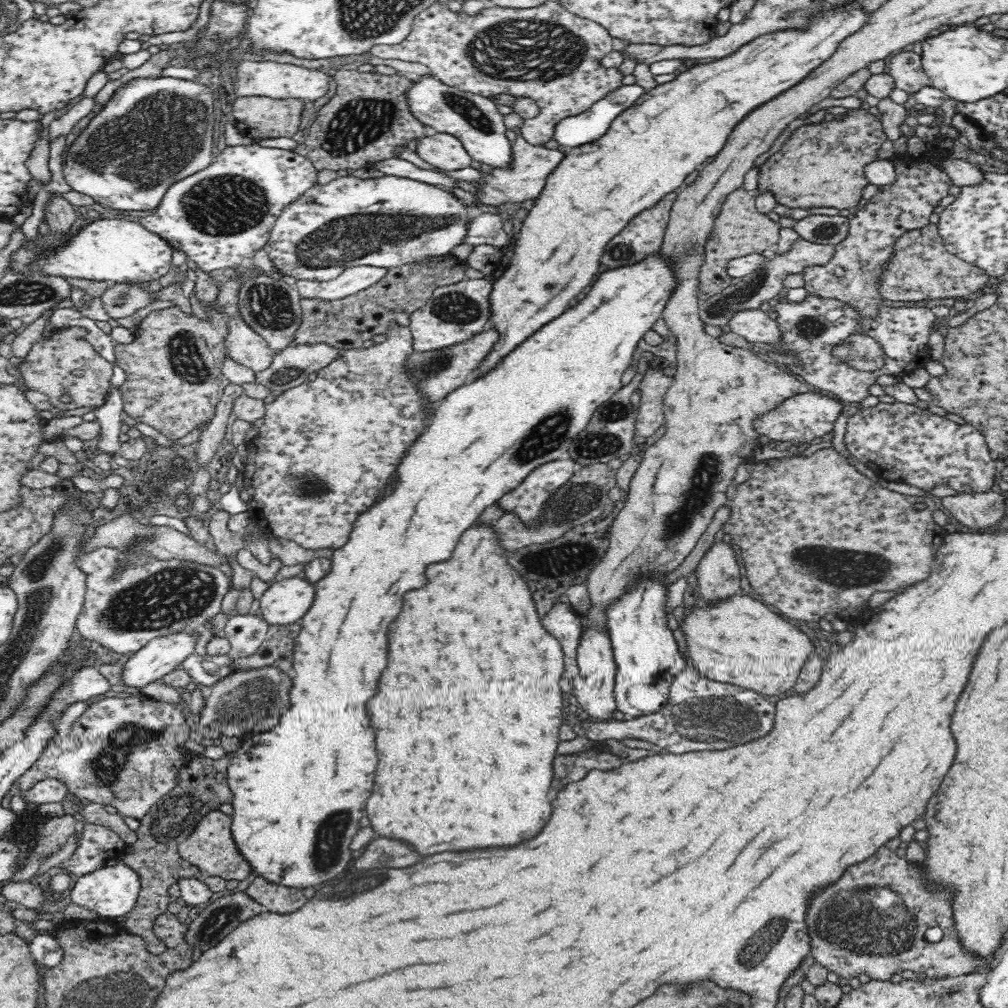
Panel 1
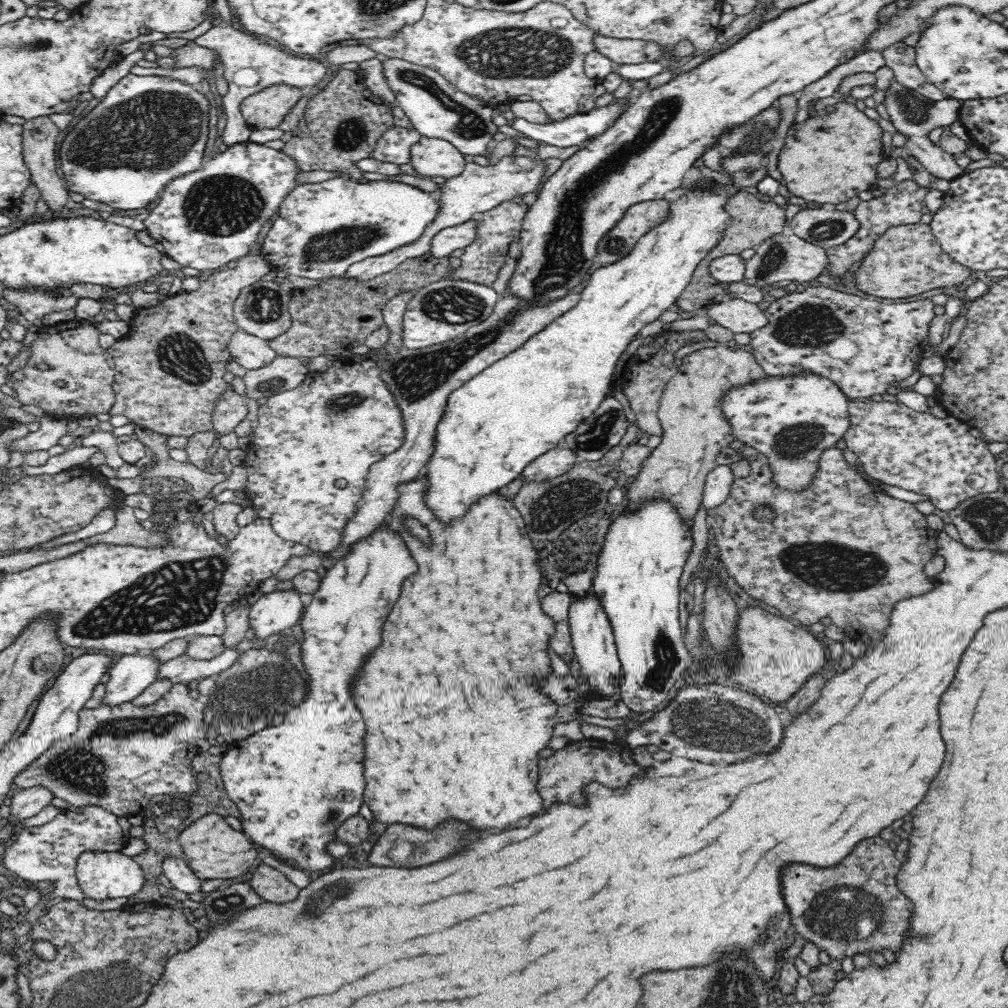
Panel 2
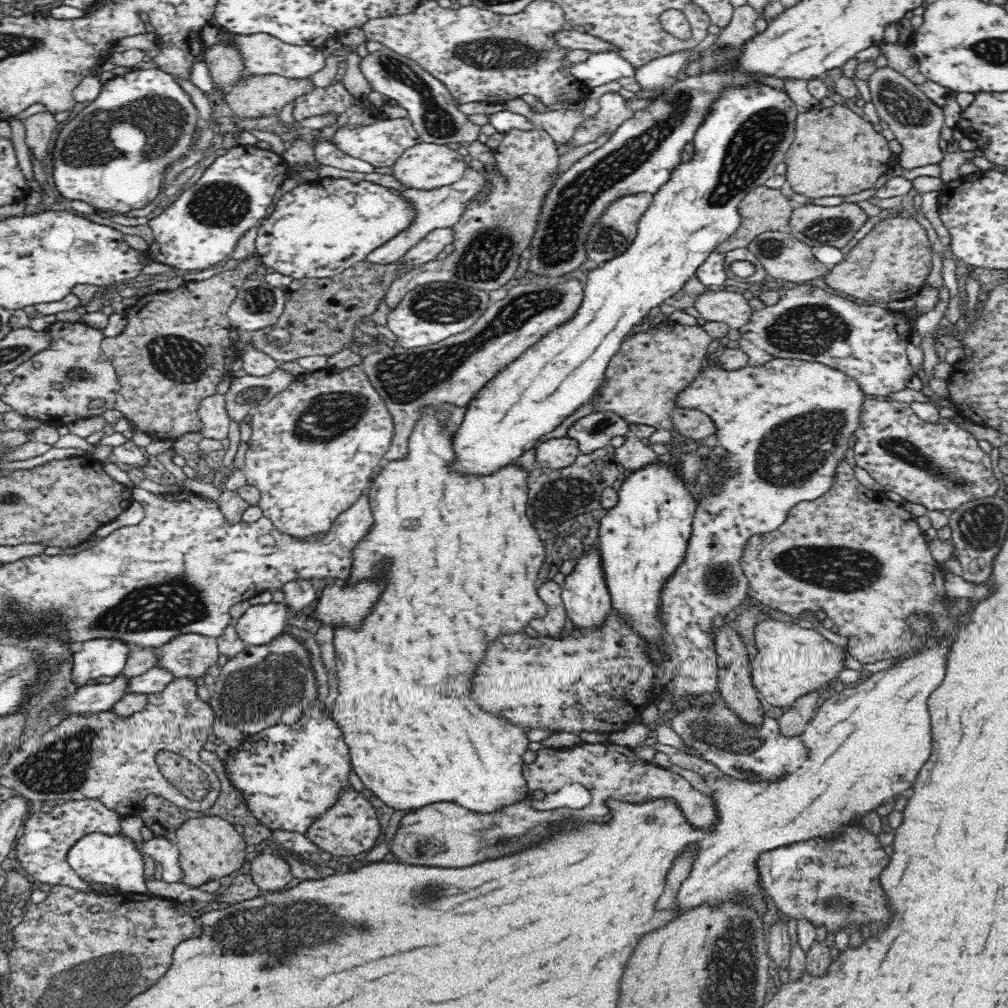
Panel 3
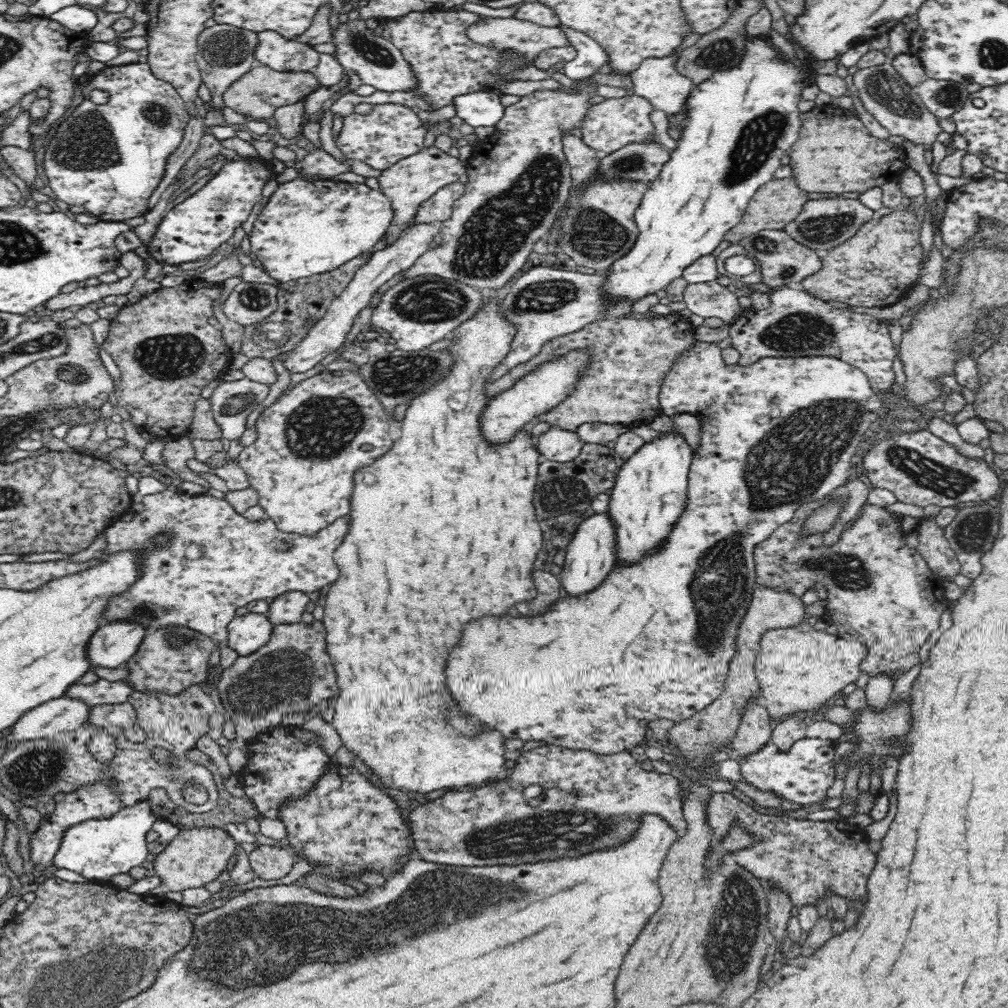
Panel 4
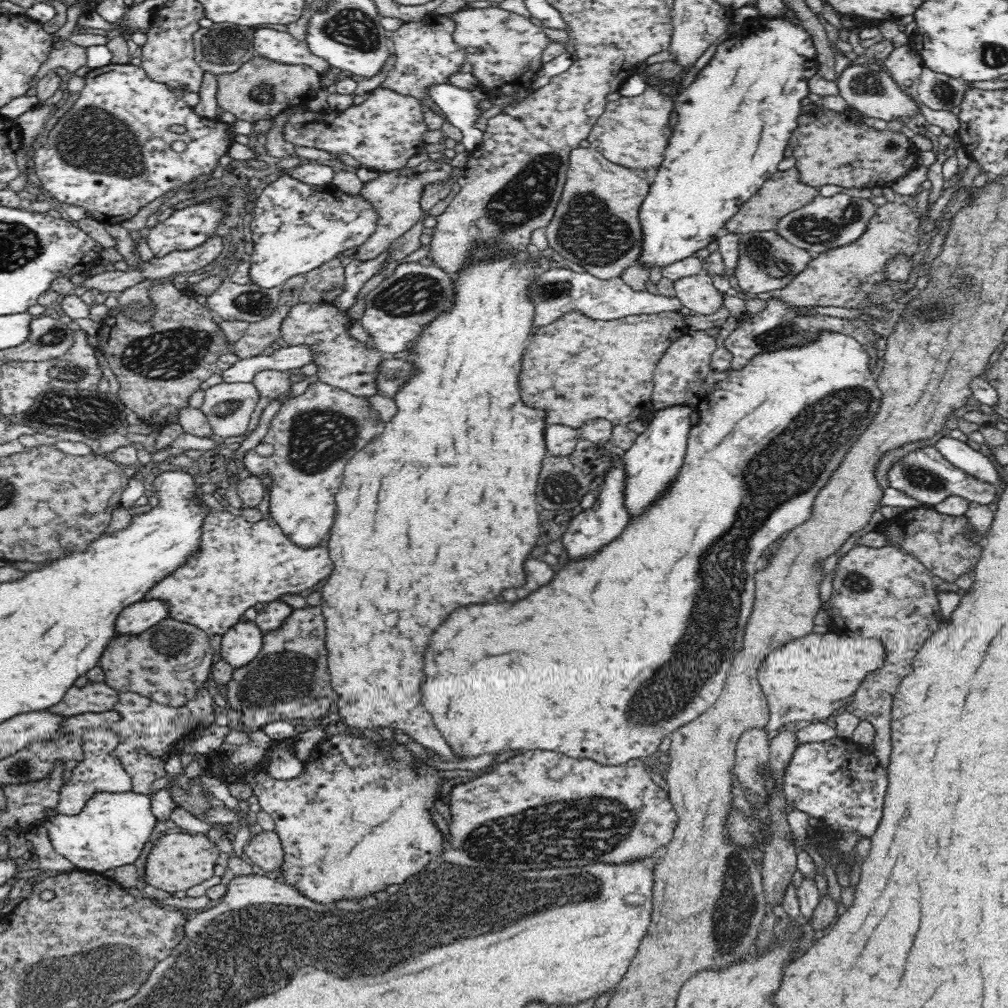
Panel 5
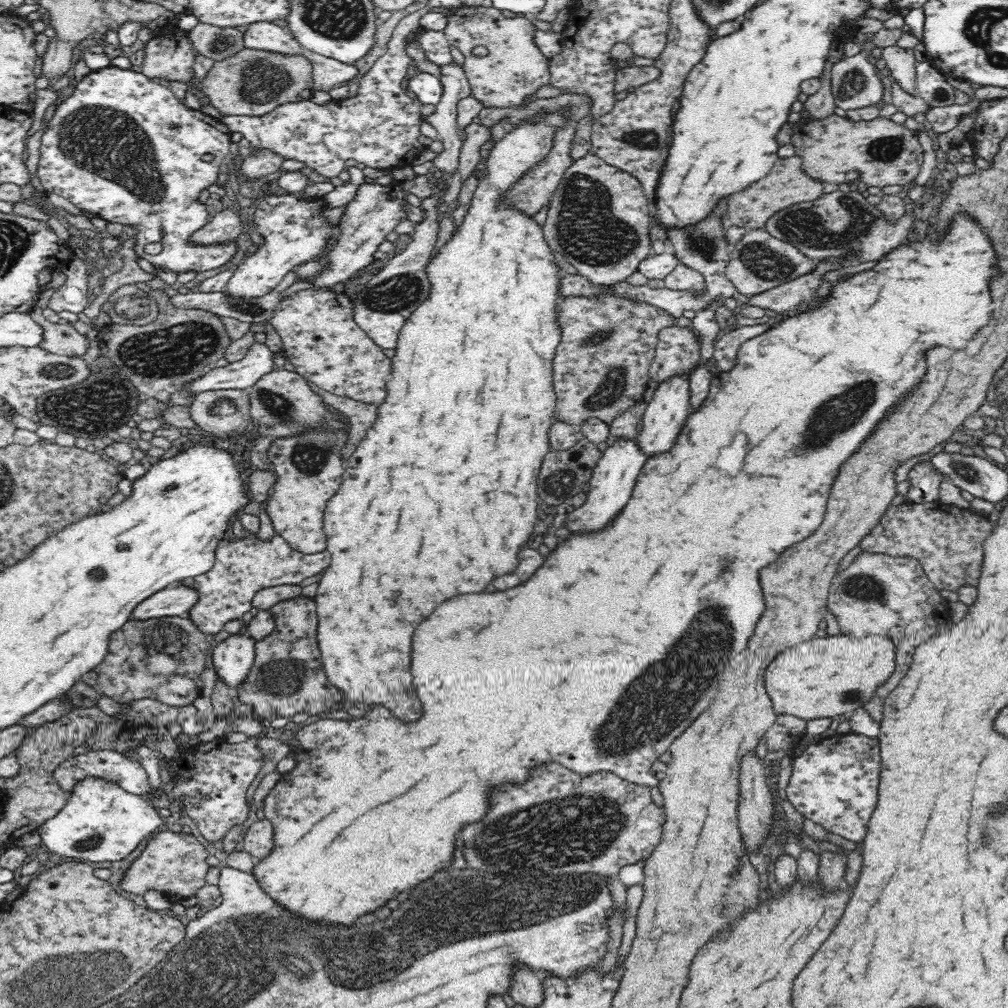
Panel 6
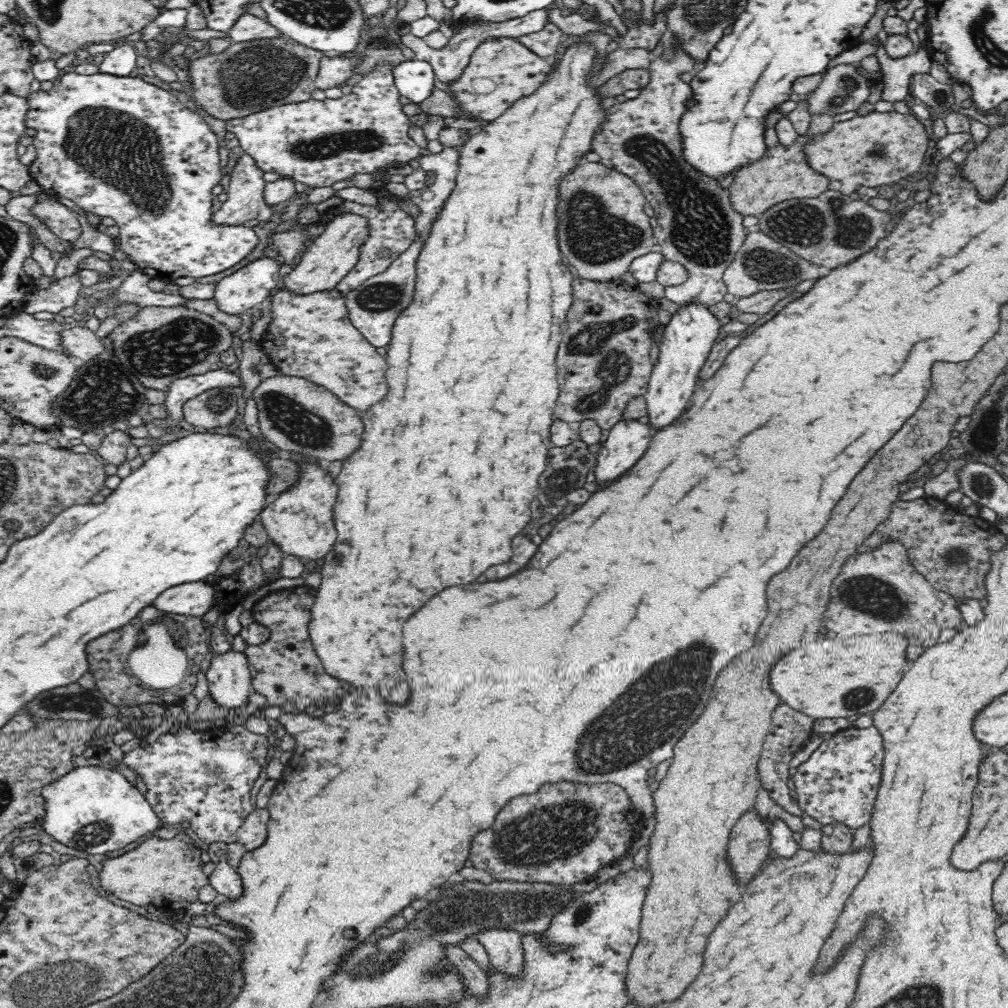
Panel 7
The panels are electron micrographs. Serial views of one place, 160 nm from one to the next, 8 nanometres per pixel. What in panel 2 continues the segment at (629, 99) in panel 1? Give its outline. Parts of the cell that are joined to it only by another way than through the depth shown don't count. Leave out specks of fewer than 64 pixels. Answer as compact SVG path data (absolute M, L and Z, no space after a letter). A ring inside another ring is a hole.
M622 103L592 109L586 114L577 114L552 124L534 124L518 116L507 115L508 125L523 136L542 140L552 146L576 146L590 136L599 137L610 127L622 110Z

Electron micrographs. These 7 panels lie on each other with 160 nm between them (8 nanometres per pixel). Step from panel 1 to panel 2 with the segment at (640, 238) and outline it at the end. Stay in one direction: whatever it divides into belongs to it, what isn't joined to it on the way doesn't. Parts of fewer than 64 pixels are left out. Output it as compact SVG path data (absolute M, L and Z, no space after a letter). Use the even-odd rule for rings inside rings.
M666 199L646 200L630 206L621 220L600 238L596 250L598 262L609 265L624 258L642 234L668 216L668 206L670 203Z

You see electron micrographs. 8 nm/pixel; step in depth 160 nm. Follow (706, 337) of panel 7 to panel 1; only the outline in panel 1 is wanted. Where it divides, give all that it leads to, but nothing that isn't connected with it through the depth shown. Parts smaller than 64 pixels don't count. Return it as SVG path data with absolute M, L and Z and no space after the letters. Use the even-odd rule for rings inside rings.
M642 568L626 590L604 606L606 628L617 664L614 696L617 709L628 714L629 718L652 714L664 707L672 681L686 666L686 659L666 624L670 585L666 582L667 574Z

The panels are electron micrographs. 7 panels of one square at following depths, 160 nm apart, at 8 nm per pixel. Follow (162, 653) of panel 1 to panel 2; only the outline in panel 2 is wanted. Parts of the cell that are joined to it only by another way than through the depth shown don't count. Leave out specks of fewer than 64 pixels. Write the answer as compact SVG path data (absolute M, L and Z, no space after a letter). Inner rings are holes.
M147 653L124 655L110 670L105 695L100 705L116 706L131 702L150 684L156 682L158 661Z

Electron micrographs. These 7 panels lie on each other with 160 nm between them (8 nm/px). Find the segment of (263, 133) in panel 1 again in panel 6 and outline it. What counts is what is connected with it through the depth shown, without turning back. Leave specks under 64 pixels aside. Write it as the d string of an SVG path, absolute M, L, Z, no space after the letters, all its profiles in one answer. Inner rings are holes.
M242 48L234 56L214 61L202 78L202 92L223 116L266 114L277 106L308 100L314 94L313 66L303 54Z

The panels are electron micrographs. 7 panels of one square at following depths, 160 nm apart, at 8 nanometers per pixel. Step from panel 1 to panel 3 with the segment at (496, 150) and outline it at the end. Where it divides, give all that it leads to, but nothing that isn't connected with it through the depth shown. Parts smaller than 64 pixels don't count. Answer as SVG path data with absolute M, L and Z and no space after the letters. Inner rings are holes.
M383 47L361 57L359 68L371 85L371 90L394 99L408 110L408 117L421 141L441 145L450 142L469 144L480 136L480 128L468 122L466 115L458 111L458 105L448 95L446 86L411 58Z

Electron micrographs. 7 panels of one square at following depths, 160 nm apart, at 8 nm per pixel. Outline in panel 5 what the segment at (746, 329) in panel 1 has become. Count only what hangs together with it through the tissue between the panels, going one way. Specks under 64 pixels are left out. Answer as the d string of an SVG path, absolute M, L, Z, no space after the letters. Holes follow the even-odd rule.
M698 273L690 274L690 276L684 276L673 281L674 292L677 301L682 306L686 306L690 310L694 310L697 314L714 314L720 306L722 306L722 293L716 289L713 285L713 278L708 274Z

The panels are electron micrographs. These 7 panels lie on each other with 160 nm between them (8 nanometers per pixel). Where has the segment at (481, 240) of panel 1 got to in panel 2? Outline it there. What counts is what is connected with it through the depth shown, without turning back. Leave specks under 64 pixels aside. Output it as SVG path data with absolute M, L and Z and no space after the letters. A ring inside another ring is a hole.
M474 219L442 229L433 236L428 253L436 258L448 257L454 250L464 249L474 242L474 230Z

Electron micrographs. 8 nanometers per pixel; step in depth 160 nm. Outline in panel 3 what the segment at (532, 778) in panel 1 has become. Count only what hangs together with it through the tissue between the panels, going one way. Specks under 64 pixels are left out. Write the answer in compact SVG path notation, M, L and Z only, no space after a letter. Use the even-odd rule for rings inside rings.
M424 413L414 424L410 436L408 436L408 446L406 446L407 456L404 460L388 462L380 468L378 476L376 472L371 476L372 482L368 484L366 495L370 503L370 514L374 516L374 526L366 532L366 536L354 546L352 558L350 558L350 574L344 579L346 587L353 587L362 580L372 580L380 572L386 572L386 588L382 592L382 598L378 598L376 606L368 614L370 618L364 620L360 630L350 630L350 628L336 628L333 630L334 636L332 644L336 650L334 662L336 664L338 697L333 705L331 717L334 724L342 731L344 742L348 745L351 766L357 775L366 784L368 790L372 790L384 804L391 806L395 810L419 810L432 804L432 802L456 802L458 805L474 810L474 812L494 812L504 806L519 801L529 801L527 795L530 792L526 787L526 779L522 774L522 756L528 748L528 738L526 729L492 716L486 710L480 710L476 702L470 698L470 680L474 676L476 664L482 662L482 656L486 652L486 644L492 642L500 634L514 634L520 632L528 626L532 618L538 618L546 614L546 604L544 600L536 594L538 586L538 570L544 562L544 544L538 536L538 532L532 528L533 522L526 516L526 504L528 500L529 484L527 481L530 470L520 468L518 464L508 464L500 470L496 470L490 476L460 476L450 470L450 464L454 460L454 448L452 448L452 436L448 424L446 428L440 426L441 420L434 413Z

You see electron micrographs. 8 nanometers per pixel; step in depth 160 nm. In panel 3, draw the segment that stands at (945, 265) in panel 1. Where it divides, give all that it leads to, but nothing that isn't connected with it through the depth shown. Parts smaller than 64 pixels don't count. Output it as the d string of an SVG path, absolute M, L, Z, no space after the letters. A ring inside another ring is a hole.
M909 216L888 217L876 223L872 229L854 245L845 258L829 267L825 273L824 282L831 289L838 290L843 296L854 297L855 300L871 303L888 303L892 300L904 300L921 294L926 276L932 270L932 247L926 235L926 230Z

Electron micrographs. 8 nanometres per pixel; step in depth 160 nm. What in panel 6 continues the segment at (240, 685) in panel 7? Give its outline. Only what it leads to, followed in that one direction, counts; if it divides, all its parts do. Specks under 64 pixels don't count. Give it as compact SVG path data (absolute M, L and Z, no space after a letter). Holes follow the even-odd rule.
M231 635L212 650L212 668L217 678L232 690L245 682L254 666L254 639L248 635Z

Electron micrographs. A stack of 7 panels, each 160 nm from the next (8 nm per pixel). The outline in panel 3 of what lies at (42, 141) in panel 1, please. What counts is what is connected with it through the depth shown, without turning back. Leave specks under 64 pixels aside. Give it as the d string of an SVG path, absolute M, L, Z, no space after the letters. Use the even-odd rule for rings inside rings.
M48 110L37 112L28 116L24 125L26 126L25 142L27 146L38 160L44 160L44 157L47 156L46 152L48 152L52 132L56 130L58 125L54 119L54 114Z

